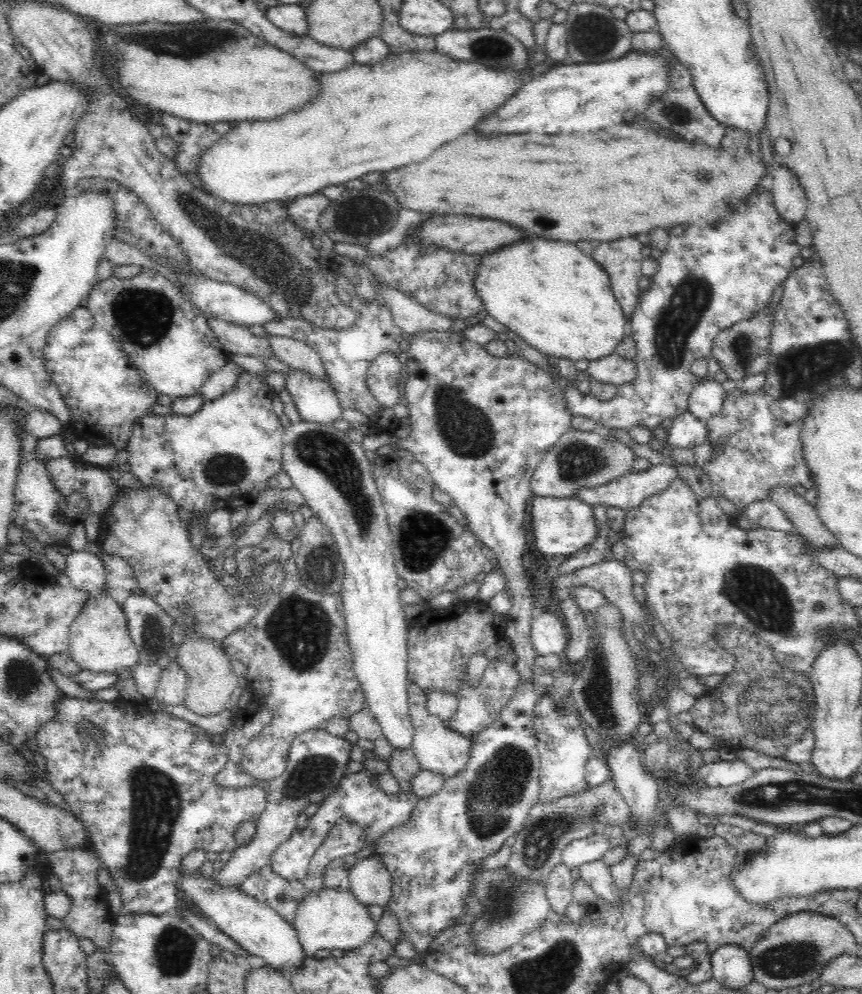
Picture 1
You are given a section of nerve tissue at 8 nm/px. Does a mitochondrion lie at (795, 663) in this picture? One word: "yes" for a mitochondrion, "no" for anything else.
yes

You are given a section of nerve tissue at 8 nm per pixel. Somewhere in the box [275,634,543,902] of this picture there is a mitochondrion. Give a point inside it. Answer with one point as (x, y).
(490, 800)

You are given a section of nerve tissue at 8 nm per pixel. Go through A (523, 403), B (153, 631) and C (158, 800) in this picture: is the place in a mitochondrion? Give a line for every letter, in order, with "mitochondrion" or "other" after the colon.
A: other
B: mitochondrion
C: mitochondrion

